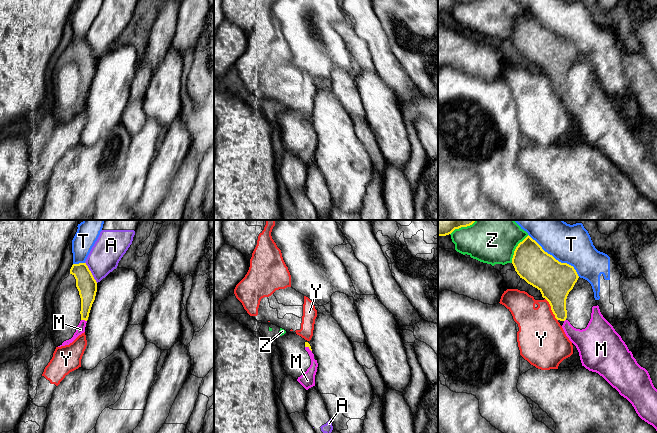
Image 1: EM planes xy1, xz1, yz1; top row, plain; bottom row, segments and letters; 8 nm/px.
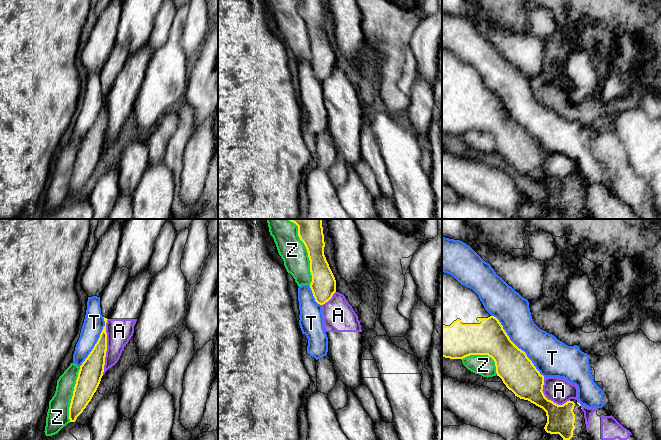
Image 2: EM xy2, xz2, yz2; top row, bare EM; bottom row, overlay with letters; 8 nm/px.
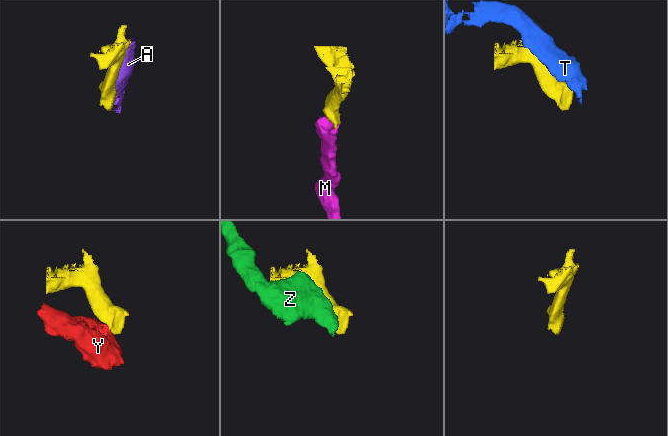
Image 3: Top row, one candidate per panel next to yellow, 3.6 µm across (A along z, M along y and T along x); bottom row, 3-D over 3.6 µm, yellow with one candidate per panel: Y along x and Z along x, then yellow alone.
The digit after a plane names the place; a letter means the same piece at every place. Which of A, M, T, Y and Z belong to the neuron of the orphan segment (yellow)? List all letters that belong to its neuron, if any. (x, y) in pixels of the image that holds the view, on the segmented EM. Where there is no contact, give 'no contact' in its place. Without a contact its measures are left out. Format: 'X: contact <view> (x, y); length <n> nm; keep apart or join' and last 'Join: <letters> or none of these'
A: contact xy2 (106, 347); length 460 nm; keep apart
M: contact xy1 (84, 319); length 50 nm; join
T: contact yz2 (516, 346); length 650 nm; keep apart
Y: contact yz1 (551, 309); length 200 nm; keep apart
Z: contact xz2 (307, 250); length 550 nm; keep apart
Join: M

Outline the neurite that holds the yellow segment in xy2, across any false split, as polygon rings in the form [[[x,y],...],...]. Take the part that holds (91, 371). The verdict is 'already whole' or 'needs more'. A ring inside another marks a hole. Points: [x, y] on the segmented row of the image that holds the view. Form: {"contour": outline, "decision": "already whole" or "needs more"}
{"contour": [[[103,317],[105,326],[94,348],[80,366],[78,377],[69,407],[70,422],[75,422],[96,392],[104,372],[107,351],[107,318]]], "decision": "already whole"}

